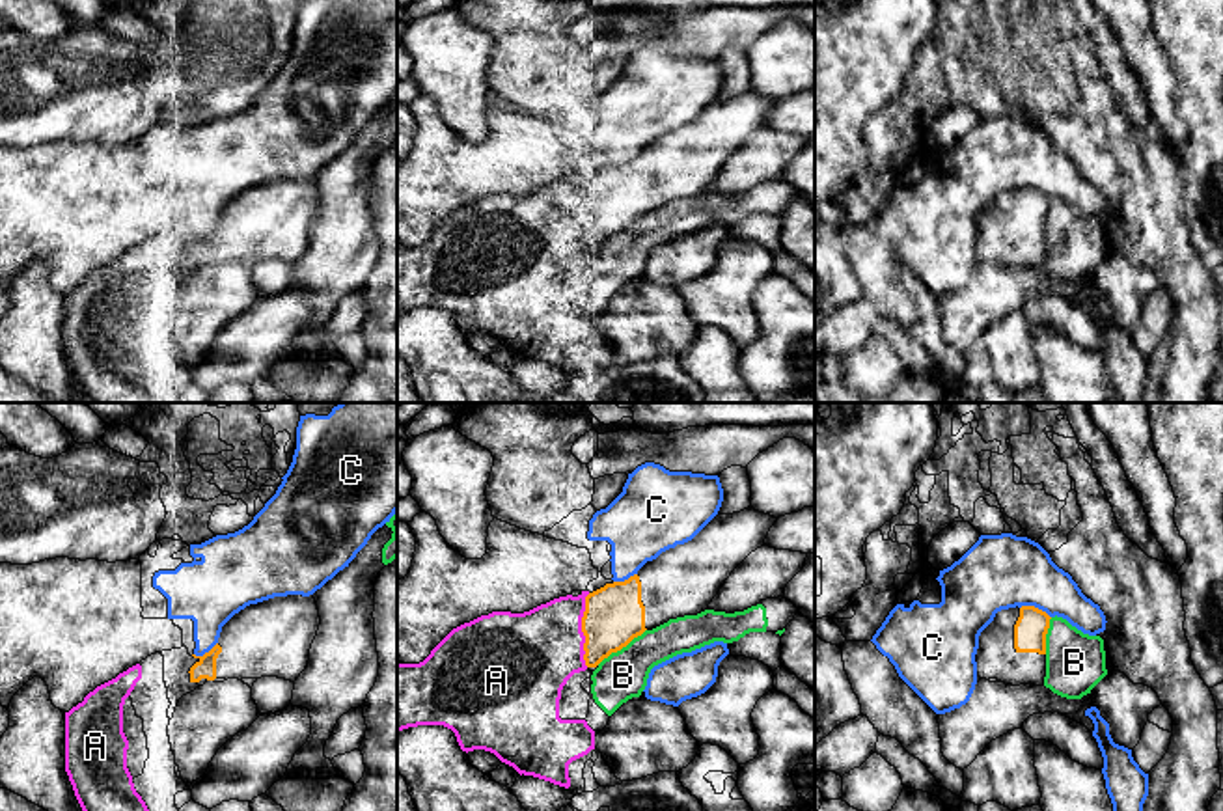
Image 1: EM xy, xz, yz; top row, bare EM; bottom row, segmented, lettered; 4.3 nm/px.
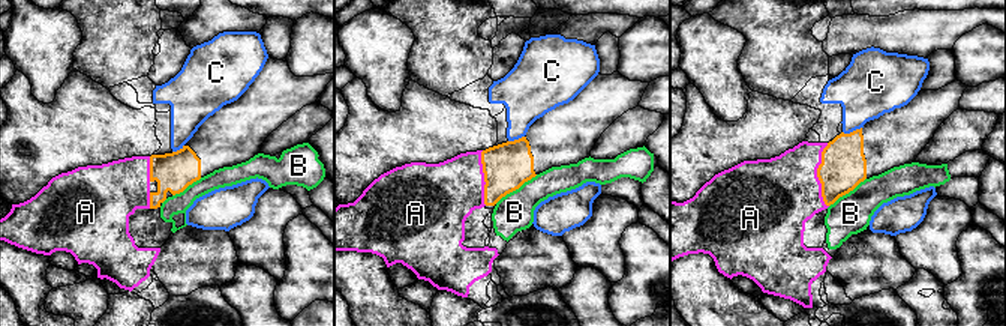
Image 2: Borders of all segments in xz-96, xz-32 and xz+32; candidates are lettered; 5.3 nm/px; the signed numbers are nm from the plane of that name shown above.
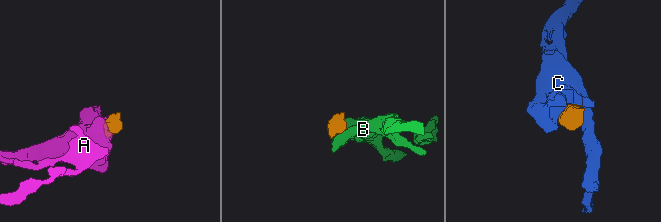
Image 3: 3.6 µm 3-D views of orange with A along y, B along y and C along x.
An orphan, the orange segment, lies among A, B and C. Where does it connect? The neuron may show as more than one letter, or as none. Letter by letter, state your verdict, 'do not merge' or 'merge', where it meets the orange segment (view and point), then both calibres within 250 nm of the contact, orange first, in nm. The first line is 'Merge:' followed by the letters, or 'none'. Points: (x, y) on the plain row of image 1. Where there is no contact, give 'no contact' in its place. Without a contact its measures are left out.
Merge: none
A: do not merge; meets orange in xz at (582, 213); 260 nm thick on the orange side, 380 nm on the other
B: do not merge; meets orange in xz at (621, 230); 260 nm thick on the orange side, 200 nm on the other
C: do not merge; meets orange in yz at (1033, 189); 140 nm thick on the orange side, 320 nm on the other

